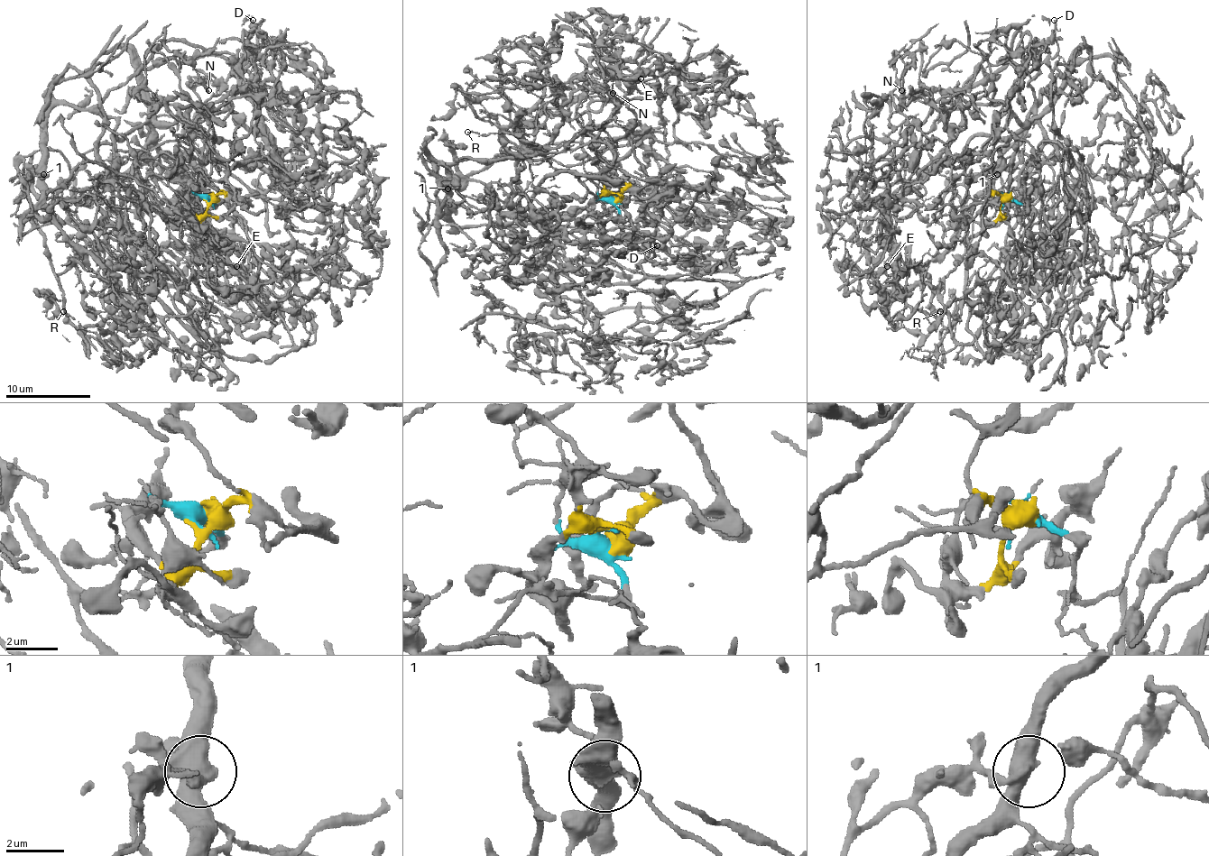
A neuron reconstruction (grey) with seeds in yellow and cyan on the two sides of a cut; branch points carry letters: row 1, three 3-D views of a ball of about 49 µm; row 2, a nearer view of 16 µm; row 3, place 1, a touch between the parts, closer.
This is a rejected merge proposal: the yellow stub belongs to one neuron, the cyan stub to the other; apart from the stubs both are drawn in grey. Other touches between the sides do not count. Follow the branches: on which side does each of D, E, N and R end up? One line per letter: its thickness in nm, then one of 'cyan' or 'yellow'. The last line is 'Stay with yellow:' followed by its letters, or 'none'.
D: 160 nm thick; cyan
E: 120 nm thick; yellow
N: 200 nm thick; yellow
R: 120 nm thick; cyan
Stay with yellow: E, N

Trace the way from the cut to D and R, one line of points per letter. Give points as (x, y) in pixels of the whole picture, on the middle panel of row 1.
D: (613, 194), (615, 217), (571, 232), (520, 208), (505, 227), (658, 244)
R: (613, 194), (615, 217), (571, 232), (520, 208), (516, 225), (463, 225), (447, 169), (537, 149), (467, 133)

